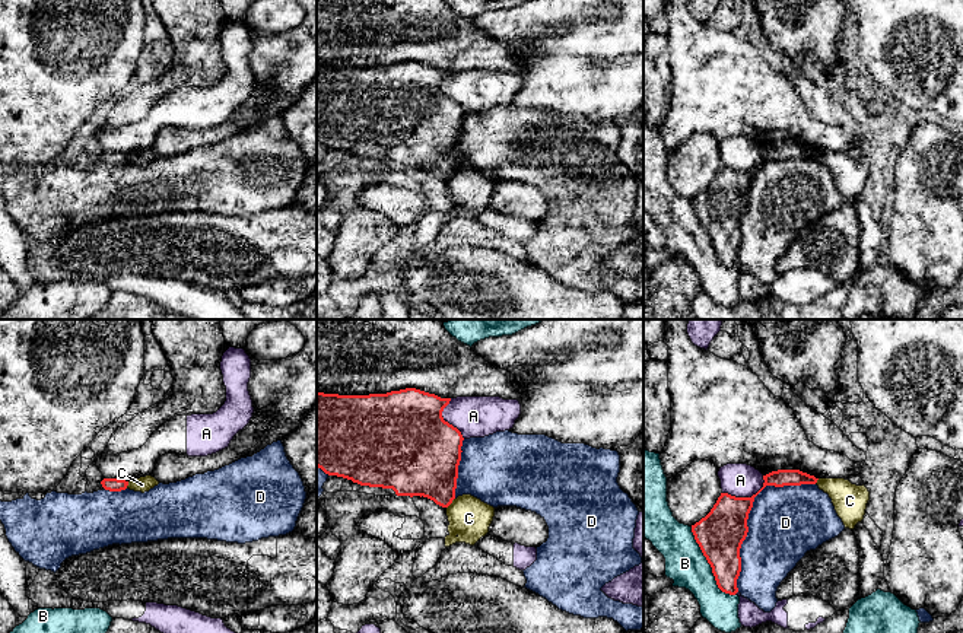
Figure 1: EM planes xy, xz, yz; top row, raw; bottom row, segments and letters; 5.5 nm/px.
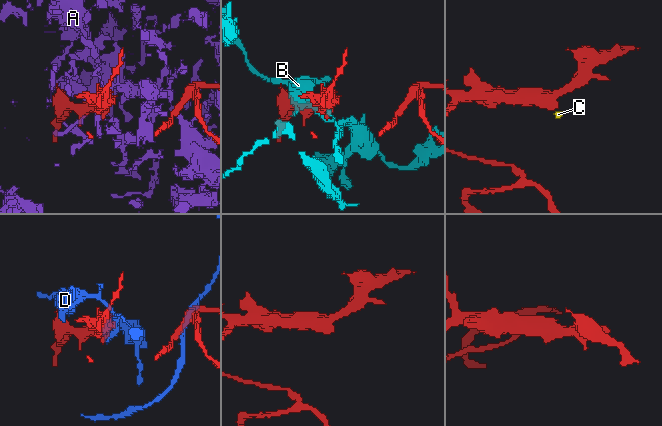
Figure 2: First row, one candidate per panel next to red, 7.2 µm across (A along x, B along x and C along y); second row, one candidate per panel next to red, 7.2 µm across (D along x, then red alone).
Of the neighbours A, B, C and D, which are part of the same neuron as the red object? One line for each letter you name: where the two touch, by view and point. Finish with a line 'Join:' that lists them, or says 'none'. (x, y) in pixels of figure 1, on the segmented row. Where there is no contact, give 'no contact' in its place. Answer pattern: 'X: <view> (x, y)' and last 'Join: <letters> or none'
Join: none

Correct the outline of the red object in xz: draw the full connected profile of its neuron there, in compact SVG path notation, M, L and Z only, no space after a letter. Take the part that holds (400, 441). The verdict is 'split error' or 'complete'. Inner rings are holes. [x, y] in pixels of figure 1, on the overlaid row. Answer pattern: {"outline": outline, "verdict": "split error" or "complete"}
{"outline": "M416 388L369 395L317 392L317 467L360 486L423 496L448 508L455 499L464 440L442 417L449 401Z", "verdict": "complete"}

